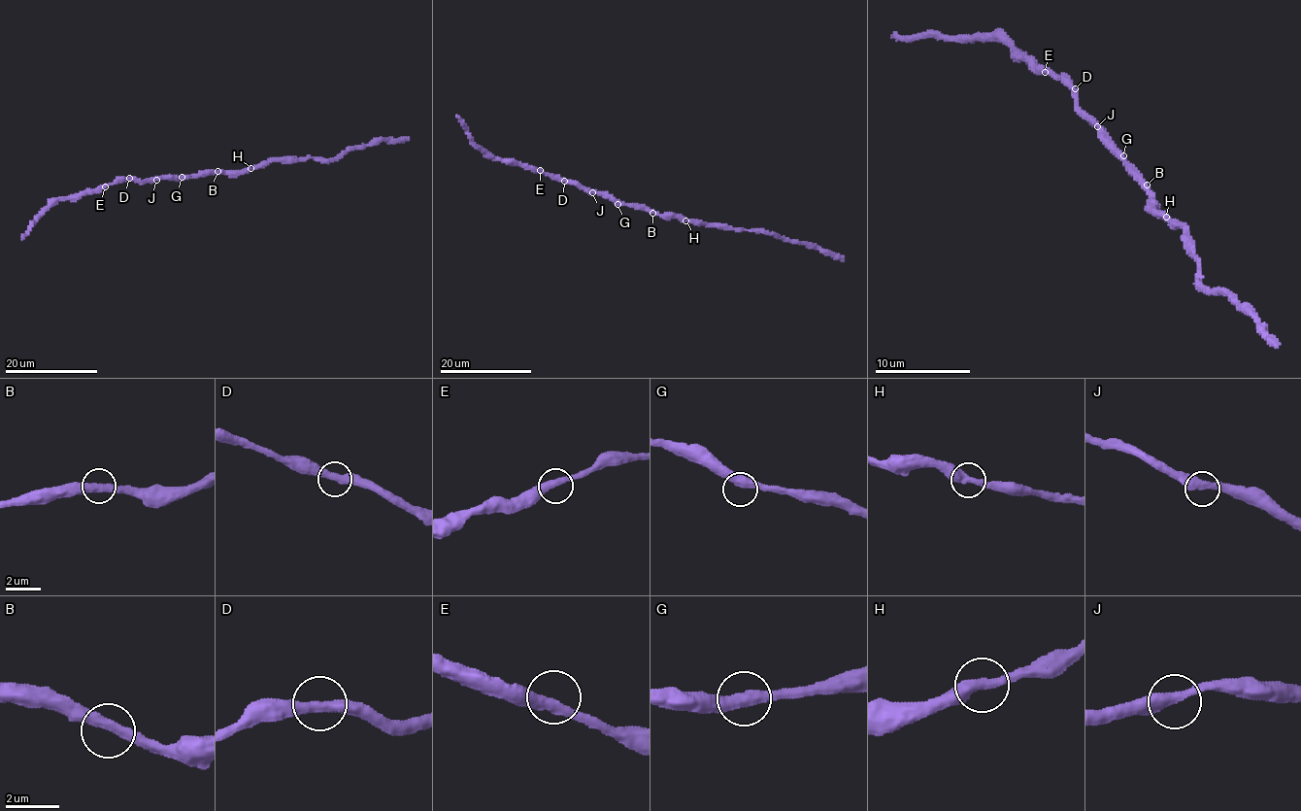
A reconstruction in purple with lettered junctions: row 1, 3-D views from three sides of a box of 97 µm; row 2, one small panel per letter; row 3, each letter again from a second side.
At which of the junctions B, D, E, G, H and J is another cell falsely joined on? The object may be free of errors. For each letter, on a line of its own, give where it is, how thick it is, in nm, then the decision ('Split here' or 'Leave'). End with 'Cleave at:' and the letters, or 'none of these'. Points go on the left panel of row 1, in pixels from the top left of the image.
B: Place: (217, 171). Thickness 400 nm. Leave
D: Place: (129, 178). Thickness 400 nm. Leave
E: Place: (105, 186). Thickness 400 nm. Leave
G: Place: (182, 177). Thickness 440 nm. Leave
H: Place: (250, 168). Thickness 400 nm. Leave
J: Place: (156, 180). Thickness 400 nm. Leave
Cleave at: none of these

